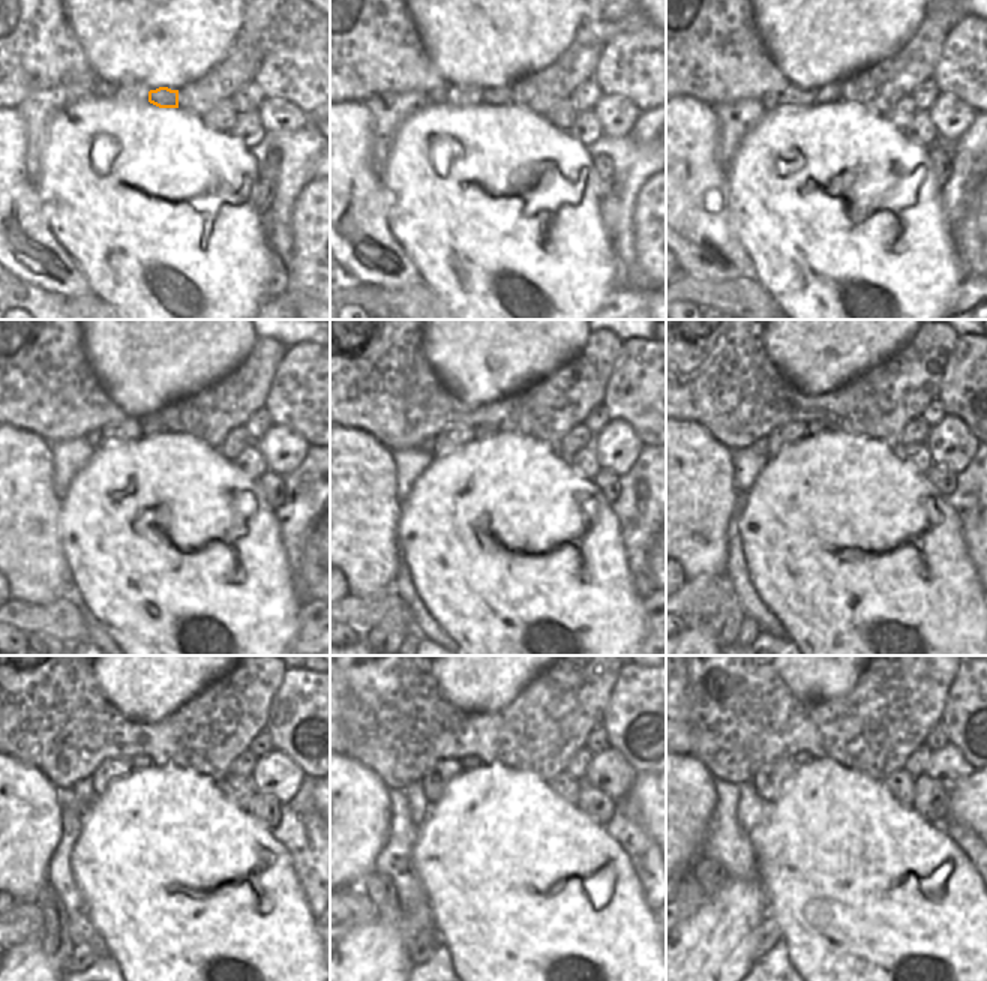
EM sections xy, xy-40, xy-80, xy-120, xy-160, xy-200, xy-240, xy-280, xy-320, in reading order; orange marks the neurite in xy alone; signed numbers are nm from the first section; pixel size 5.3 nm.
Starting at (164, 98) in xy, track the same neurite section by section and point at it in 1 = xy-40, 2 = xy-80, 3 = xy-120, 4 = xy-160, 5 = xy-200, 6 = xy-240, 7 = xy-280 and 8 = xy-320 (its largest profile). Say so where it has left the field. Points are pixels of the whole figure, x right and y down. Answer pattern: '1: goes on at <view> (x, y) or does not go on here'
1: goes on at xy-40 (491, 95)
2: goes on at xy-80 (828, 93)
3: goes on at xy-120 (150, 425)
4: goes on at xy-160 (485, 429)
5: goes on at xy-200 (813, 426)
6: goes on at xy-240 (135, 761)
7: goes on at xy-280 (468, 762)
8: goes on at xy-320 (800, 759)

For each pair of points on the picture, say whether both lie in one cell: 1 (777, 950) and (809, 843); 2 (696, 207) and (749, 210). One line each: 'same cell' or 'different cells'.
1: different cells
2: different cells

